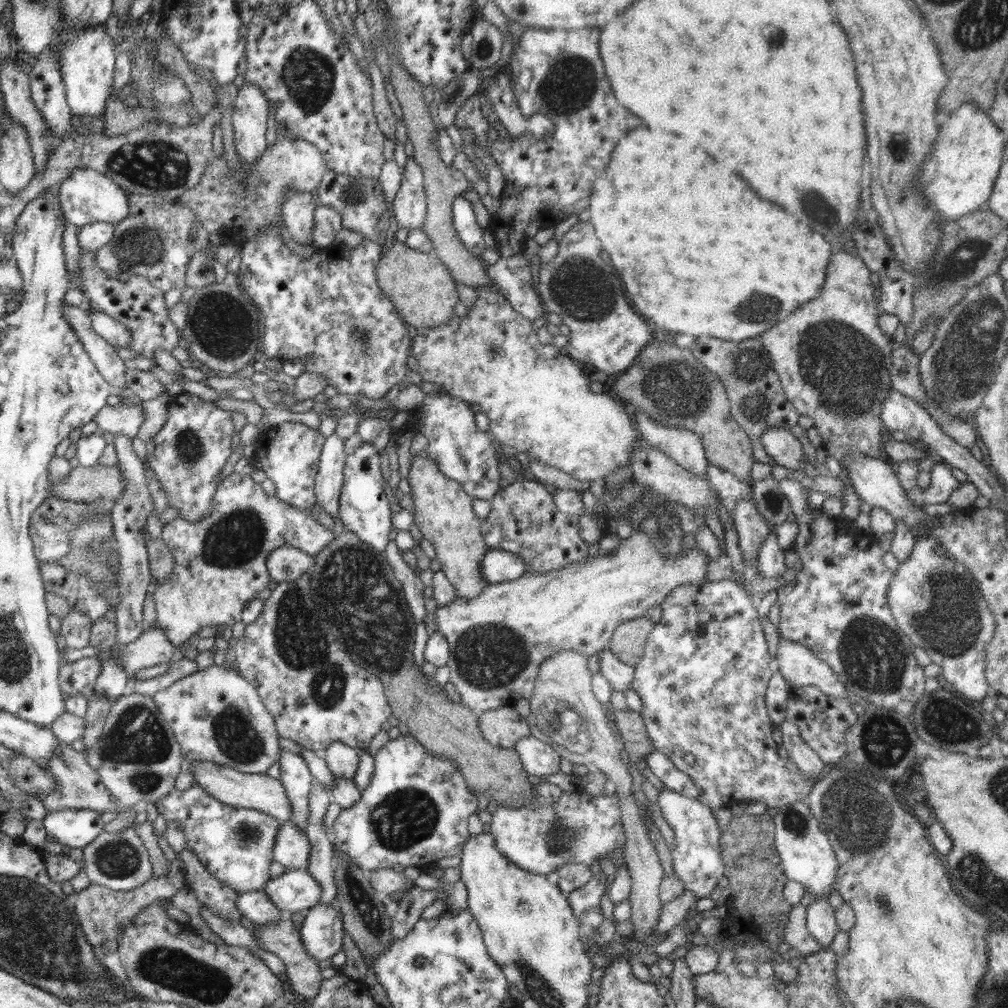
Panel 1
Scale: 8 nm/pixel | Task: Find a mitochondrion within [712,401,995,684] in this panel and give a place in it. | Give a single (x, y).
(949, 620)

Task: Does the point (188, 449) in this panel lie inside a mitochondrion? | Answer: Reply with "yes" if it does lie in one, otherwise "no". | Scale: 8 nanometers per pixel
yes

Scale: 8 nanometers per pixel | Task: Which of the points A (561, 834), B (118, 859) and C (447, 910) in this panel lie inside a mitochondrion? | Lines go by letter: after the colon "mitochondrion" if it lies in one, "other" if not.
A: mitochondrion
B: mitochondrion
C: other

